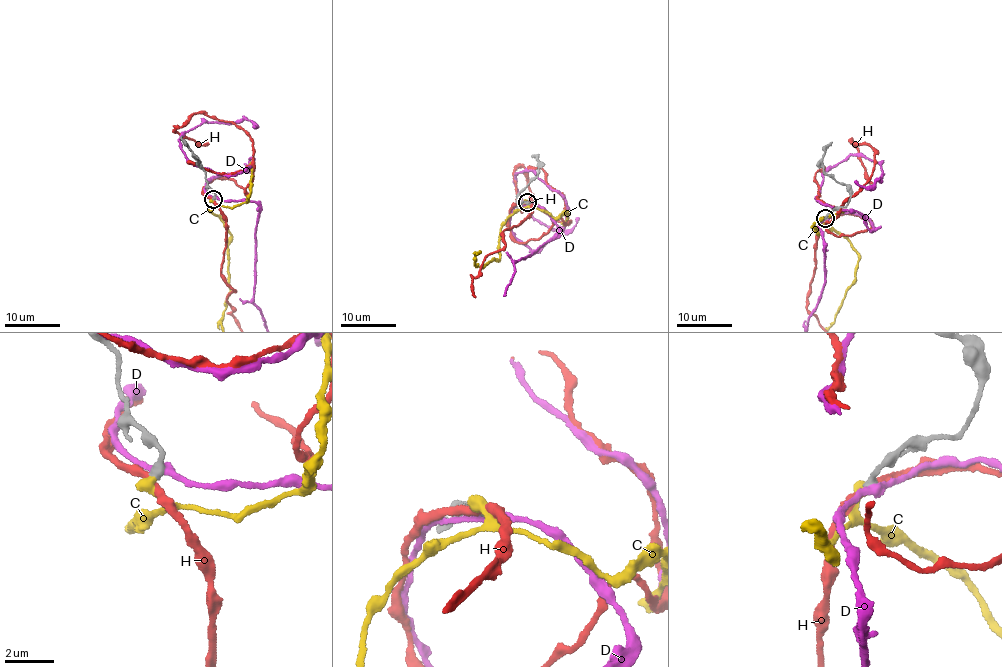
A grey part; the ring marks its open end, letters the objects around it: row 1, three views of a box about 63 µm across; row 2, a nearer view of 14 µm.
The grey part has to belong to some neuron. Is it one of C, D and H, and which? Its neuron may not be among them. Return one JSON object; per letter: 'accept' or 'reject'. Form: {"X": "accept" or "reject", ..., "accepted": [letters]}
{"C": "accept", "D": "reject", "H": "reject", "accepted": ["C"]}

